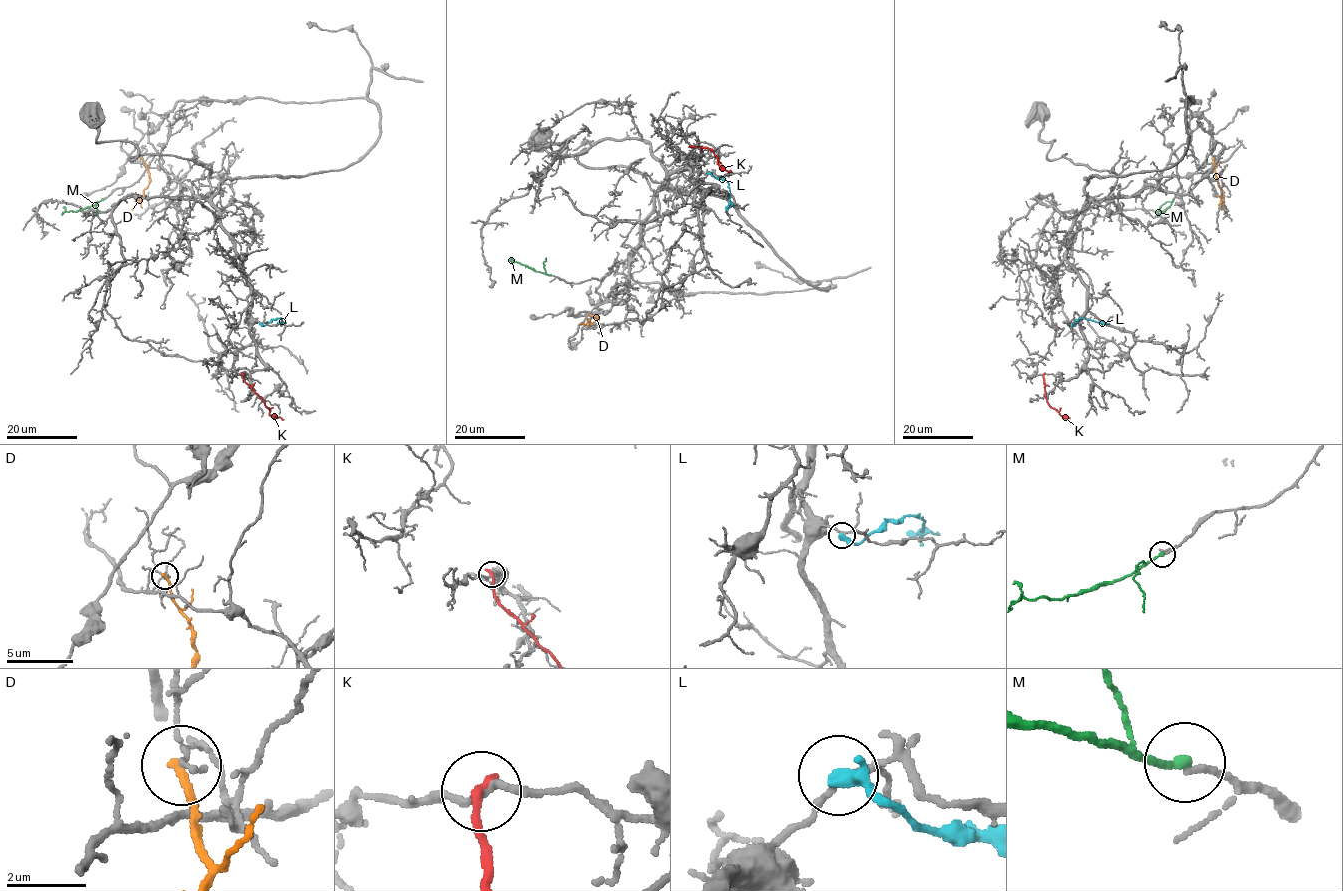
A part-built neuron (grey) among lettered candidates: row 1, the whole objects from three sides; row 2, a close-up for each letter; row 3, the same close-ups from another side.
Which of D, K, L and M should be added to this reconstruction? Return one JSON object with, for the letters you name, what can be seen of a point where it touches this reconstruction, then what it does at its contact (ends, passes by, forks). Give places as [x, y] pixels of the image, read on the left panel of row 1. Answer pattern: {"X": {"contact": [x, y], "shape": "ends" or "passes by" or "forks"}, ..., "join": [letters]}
{"M": {"contact": [103, 199], "shape": "ends"}, "join": ["M"]}

